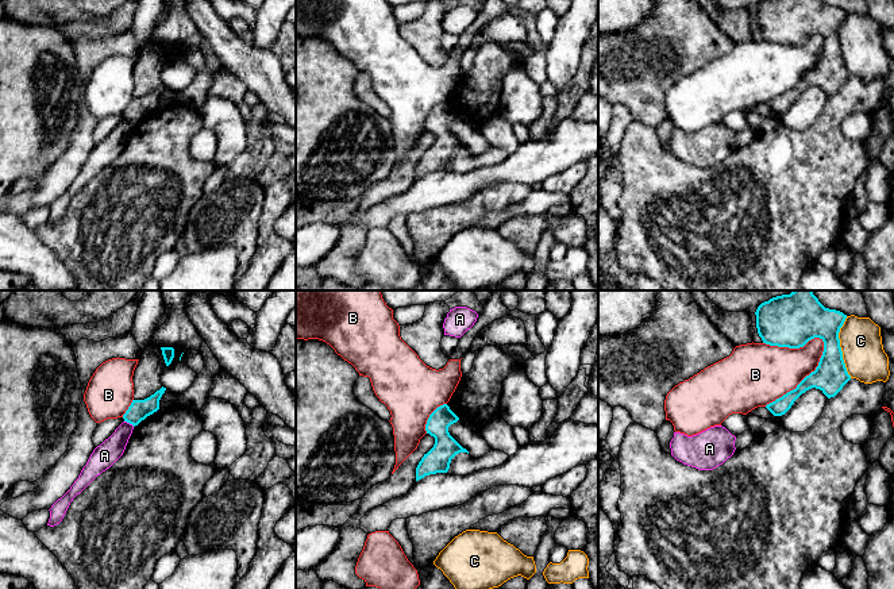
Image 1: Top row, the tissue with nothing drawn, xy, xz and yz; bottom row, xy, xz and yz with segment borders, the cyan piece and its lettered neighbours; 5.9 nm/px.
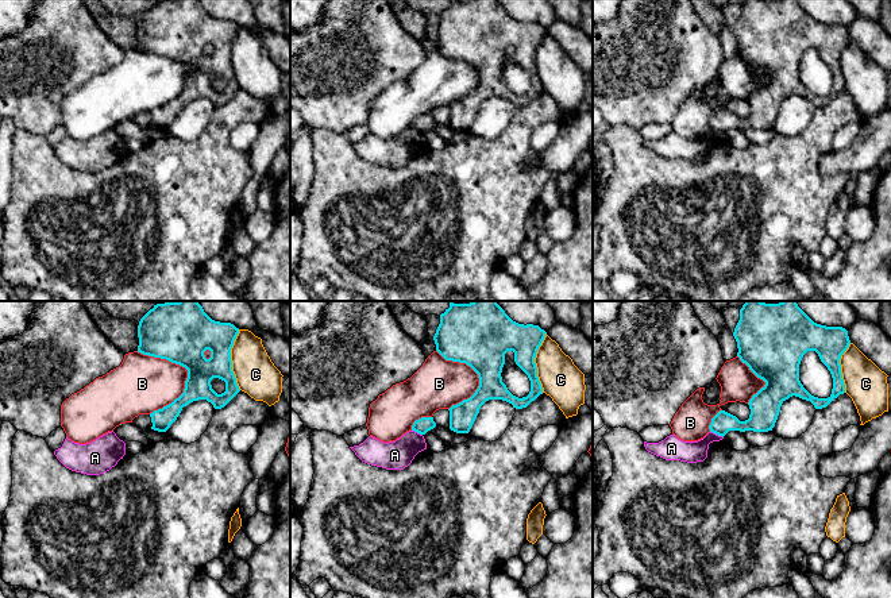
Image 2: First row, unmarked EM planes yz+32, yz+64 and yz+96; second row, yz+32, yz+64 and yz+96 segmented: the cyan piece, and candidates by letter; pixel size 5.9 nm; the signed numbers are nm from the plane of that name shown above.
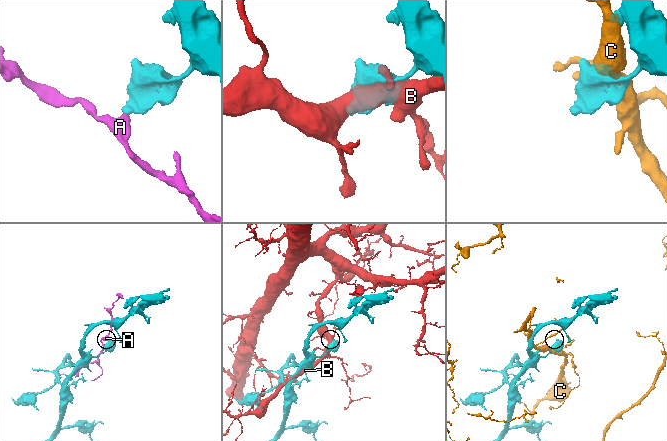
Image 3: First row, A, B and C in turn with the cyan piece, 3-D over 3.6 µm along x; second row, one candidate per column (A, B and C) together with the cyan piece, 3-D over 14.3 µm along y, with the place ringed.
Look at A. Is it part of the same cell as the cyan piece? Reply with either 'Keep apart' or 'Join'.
Keep apart

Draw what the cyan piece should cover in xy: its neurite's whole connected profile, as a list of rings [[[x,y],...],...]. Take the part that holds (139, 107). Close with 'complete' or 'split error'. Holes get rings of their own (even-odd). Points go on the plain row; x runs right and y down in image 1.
[[[161,85],[154,92],[144,97],[132,97],[131,103],[123,112],[124,119],[132,122],[134,124],[138,123],[142,118],[147,113],[153,112],[159,107],[159,97],[165,91],[166,85]]]; complete

